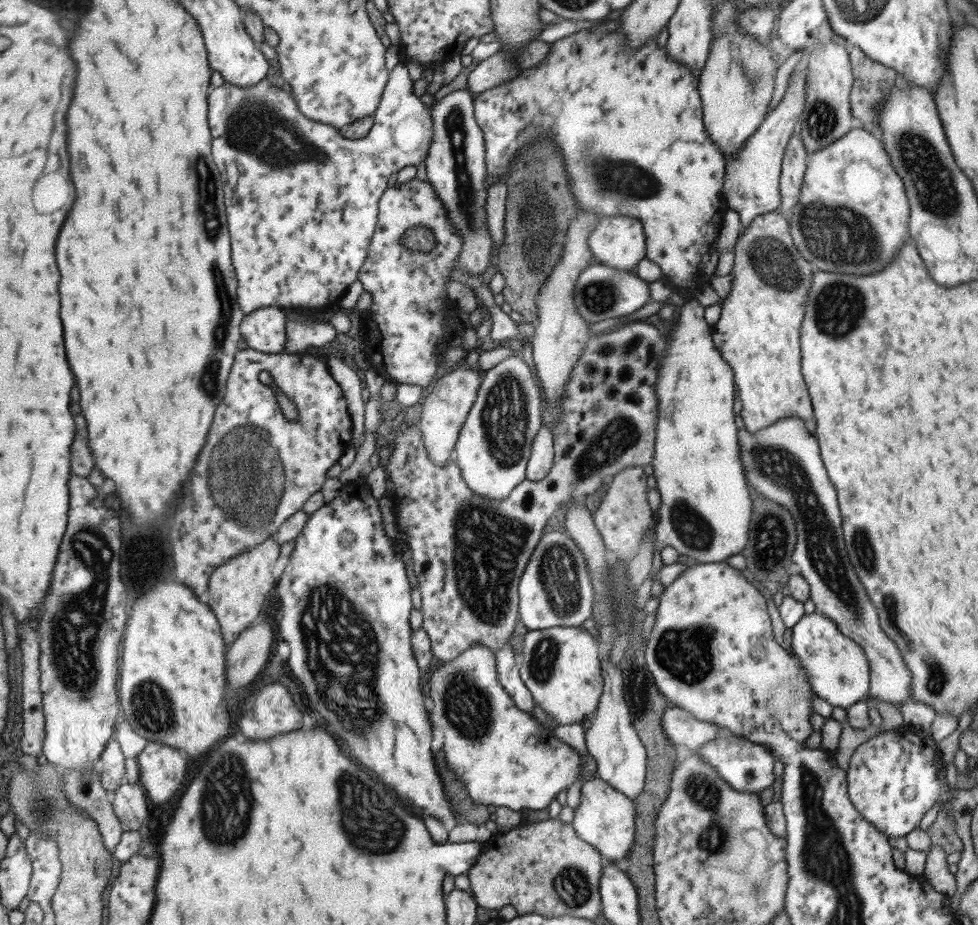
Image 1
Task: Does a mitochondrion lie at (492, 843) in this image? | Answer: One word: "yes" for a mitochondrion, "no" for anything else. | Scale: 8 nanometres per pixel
no

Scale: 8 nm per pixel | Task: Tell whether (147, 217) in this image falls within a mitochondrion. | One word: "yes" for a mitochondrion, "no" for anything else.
no

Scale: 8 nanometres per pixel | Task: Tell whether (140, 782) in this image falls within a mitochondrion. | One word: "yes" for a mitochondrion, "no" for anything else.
no

